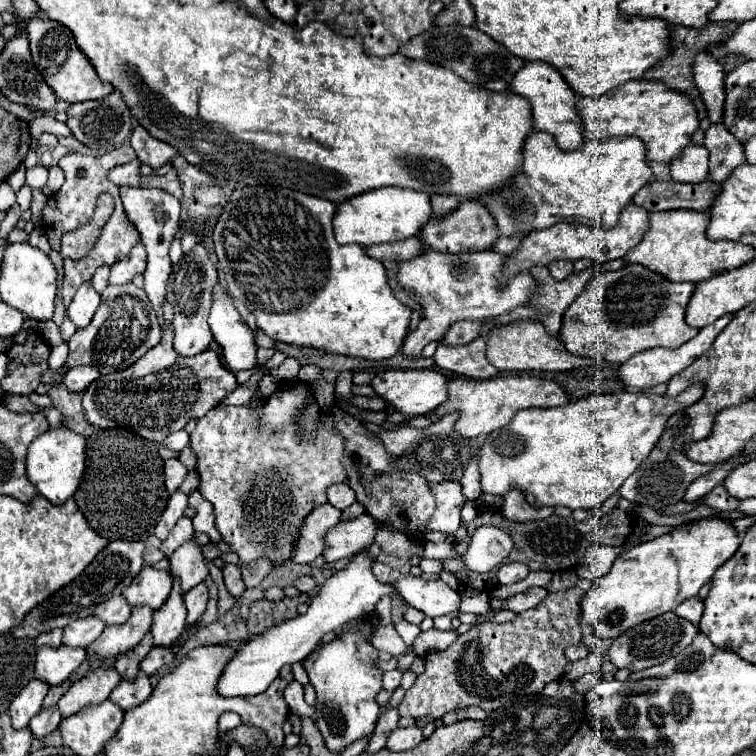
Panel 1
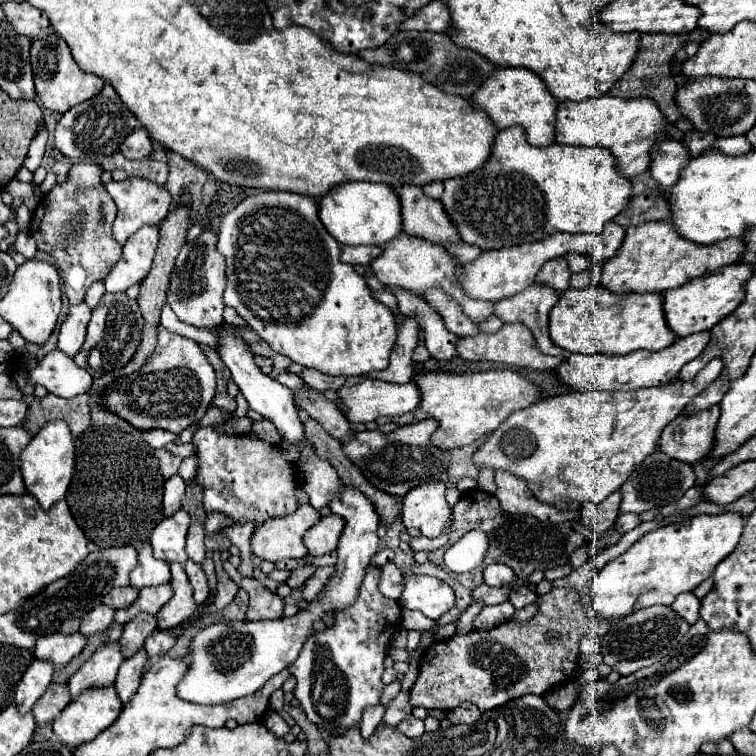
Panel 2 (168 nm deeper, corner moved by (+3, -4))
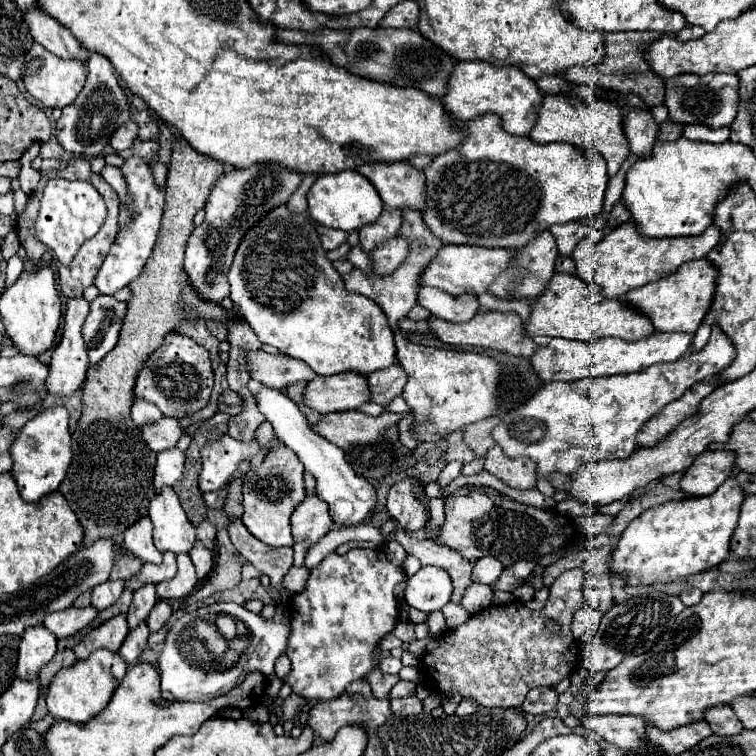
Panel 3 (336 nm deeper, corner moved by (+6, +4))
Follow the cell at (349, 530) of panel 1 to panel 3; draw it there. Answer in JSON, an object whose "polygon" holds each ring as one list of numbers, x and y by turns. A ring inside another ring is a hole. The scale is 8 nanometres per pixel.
{"polygon":[[306,494,298,508,292,512,290,526,294,536,294,562,300,566,306,550,316,544,322,536,326,536,332,528,334,520,328,514,326,502,318,500,314,494]]}

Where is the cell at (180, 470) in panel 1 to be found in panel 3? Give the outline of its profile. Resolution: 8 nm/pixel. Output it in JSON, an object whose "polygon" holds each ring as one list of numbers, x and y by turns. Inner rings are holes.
{"polygon":[[162,416,162,420,158,420,154,424,144,424,140,430,142,430,146,444,154,452,162,452,162,450,176,446,178,438,184,432,178,418,170,418,170,416]]}

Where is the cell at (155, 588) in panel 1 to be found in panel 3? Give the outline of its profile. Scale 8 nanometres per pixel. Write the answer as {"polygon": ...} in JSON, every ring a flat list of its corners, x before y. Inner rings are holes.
{"polygon":[[142,516,142,520,138,520,138,524,126,528,124,544,142,562,154,562,154,564,162,562,162,554,152,544,152,524,150,524,148,516]]}

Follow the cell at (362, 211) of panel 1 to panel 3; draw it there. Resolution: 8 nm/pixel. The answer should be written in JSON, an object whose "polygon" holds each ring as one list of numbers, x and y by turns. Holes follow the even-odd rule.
{"polygon":[[334,172,326,176,318,176,312,188,306,194,308,198,308,214,322,226,338,228,344,232,360,230,362,226,374,222,382,214,382,200,376,188,360,174,360,172]]}

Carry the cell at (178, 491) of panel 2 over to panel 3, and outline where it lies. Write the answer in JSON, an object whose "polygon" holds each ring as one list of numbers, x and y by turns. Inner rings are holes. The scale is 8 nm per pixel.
{"polygon":[[168,448,166,452,156,454,156,466,154,466,154,488,160,492,162,486,172,486,180,480,184,472,184,452,174,448]]}

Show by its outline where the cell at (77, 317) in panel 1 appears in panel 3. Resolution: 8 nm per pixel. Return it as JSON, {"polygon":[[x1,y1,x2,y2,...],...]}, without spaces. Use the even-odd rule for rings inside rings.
{"polygon":[[70,298,68,304,66,304,66,324,64,324,64,334,62,334,62,340,60,344,56,346,54,354,52,354,52,362,50,362,50,374,48,374,48,380,46,380,46,388,50,390,50,394,54,396,70,396,74,394,76,390,82,388,84,380,86,380,86,372,88,372,88,354,86,354,86,346,84,346,84,340,82,340,82,334,80,334,80,328,84,324,88,316,88,302,84,298]]}

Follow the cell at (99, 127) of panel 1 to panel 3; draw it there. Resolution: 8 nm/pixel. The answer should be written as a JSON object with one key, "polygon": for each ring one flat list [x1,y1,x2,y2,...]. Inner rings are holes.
{"polygon":[[92,52,88,62,88,78,84,88,80,90,80,96,72,104,62,108,62,116,56,122,56,138,60,146,66,152,78,156,86,158,98,156,108,144,114,128,118,128,128,120,130,120,130,108,126,104,122,88,118,86,118,78,114,74,110,60,98,52]]}

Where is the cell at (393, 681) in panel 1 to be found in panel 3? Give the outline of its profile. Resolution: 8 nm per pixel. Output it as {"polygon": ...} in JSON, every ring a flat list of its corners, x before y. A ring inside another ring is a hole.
{"polygon":[[384,656,380,660,380,670,386,672,386,674,398,674,402,668,402,660,400,658,394,658,394,656]]}

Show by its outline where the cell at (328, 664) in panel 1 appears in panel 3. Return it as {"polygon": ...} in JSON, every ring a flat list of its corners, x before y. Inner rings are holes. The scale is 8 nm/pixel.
{"polygon":[[382,548,350,550,342,556,330,552,314,566,304,590,290,598,292,628,286,654,292,670,284,682,292,692,310,702,332,700,348,684,366,678,374,666,374,648,398,622,394,586,404,580,406,574,386,558]]}

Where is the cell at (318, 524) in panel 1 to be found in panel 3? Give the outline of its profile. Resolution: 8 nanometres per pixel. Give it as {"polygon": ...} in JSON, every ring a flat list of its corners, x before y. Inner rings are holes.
{"polygon":[[282,446,272,450,258,468,250,468,250,472,242,474,242,522,250,530,252,536,262,540,268,546,280,548,280,546,292,546,292,534,290,534,290,516,298,502,304,498,304,468,298,456,290,452,290,448]]}

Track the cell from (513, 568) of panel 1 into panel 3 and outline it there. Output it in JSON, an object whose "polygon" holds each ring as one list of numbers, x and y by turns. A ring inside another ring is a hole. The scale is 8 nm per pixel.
{"polygon":[[484,556,482,560,478,560,474,564,472,580,480,582,480,584,494,584,502,570,504,570,504,566,500,560,494,560,494,556]]}

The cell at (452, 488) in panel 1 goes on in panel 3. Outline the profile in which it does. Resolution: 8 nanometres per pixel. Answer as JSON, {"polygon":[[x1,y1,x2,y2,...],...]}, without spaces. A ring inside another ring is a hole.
{"polygon":[[404,478,390,486,386,498,386,510,392,520,398,522,400,528,408,532,416,532,424,528,426,522,426,508,414,498,412,486,416,484,414,478]]}

